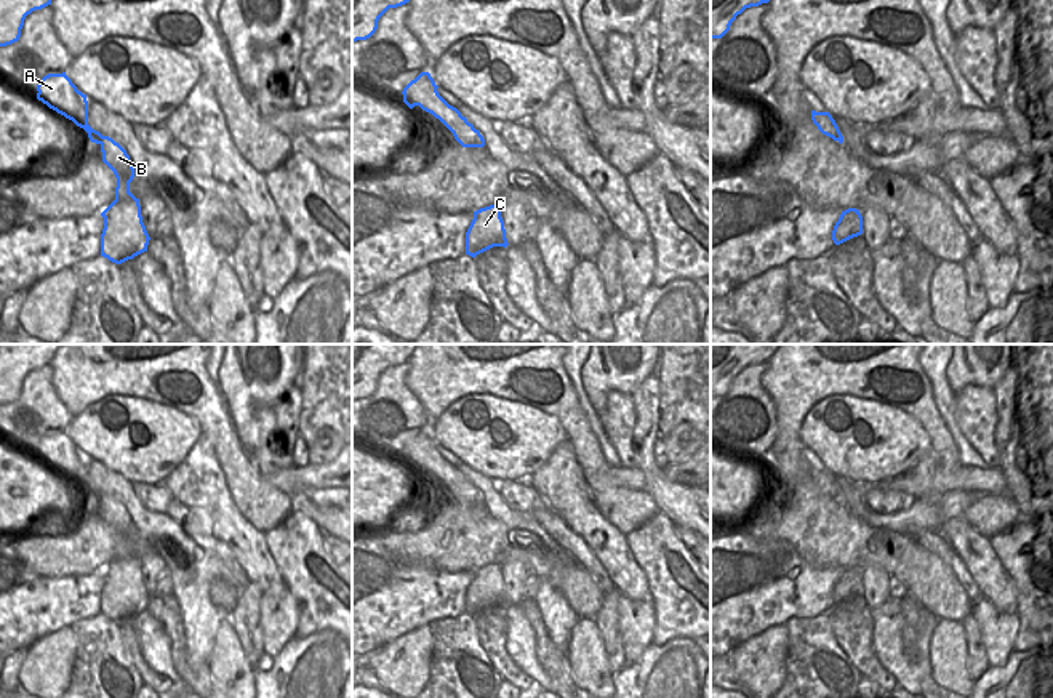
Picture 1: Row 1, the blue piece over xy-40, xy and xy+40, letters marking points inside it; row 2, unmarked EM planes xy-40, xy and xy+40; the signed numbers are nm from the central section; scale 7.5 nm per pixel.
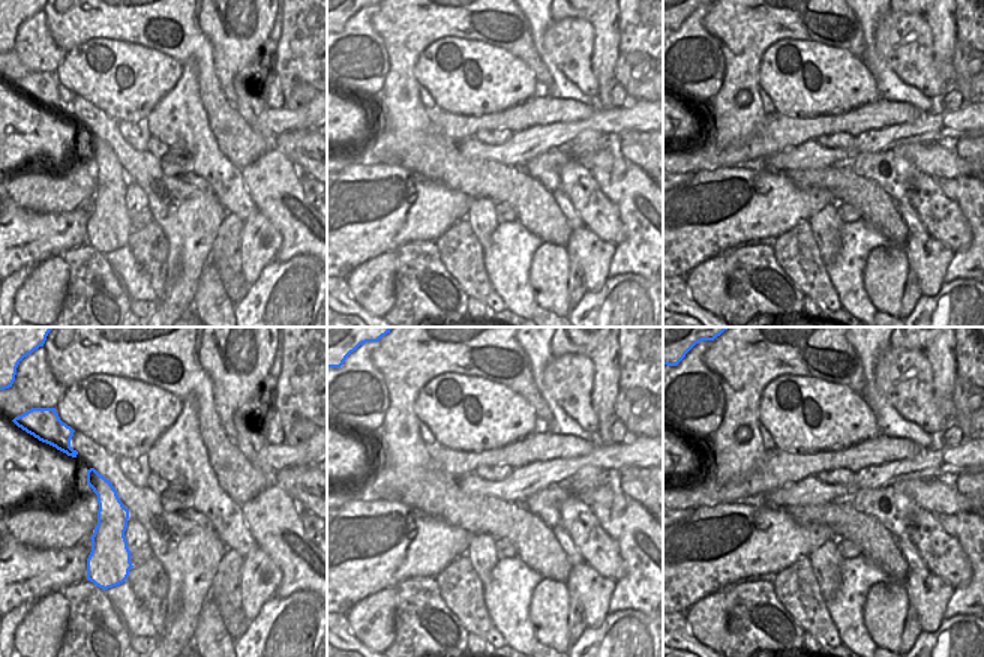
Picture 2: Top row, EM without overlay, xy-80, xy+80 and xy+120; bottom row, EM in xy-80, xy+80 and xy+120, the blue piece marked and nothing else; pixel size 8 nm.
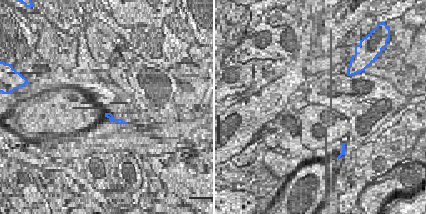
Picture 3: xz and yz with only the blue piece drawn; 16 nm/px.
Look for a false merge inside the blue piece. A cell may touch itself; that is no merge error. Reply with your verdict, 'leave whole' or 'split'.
leave whole

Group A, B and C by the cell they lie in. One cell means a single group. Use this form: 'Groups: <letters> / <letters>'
Groups: A B C.

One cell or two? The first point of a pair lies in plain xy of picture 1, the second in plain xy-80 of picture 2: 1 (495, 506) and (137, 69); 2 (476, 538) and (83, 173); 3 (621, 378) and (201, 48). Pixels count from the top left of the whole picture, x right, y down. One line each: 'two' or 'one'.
1: two
2: one
3: two

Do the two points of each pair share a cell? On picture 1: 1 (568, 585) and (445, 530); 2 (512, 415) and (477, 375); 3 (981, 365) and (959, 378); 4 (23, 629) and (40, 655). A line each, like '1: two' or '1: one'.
1: one
2: two
3: one
4: two

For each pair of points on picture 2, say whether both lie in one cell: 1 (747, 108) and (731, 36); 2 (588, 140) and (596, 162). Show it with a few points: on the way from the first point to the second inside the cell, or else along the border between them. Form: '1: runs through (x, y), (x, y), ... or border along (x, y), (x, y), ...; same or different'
1: runs through (752, 90), (741, 80), (741, 54); same
2: border along (612, 150), (584, 153), (578, 161); different

